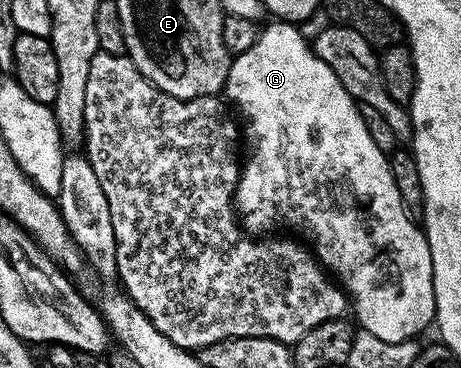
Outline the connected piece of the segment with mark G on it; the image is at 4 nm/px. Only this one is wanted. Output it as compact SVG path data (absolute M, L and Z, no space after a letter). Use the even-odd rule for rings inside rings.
M283 20L273 21L273 26L264 26L261 29L259 36L256 37L256 42L250 48L246 48L246 52L242 52L241 54L235 55L232 60L232 67L230 68L230 72L228 73L228 79L226 80L226 84L223 88L223 93L225 95L228 94L227 101L231 103L233 107L234 105L240 109L239 117L242 119L244 117L244 122L248 125L248 134L252 137L252 155L247 155L246 161L243 163L242 169L240 171L240 179L238 180L238 184L236 185L236 196L234 199L234 209L238 215L239 221L242 223L245 231L249 235L252 236L264 236L269 232L275 231L272 230L275 226L289 226L292 230L300 230L299 237L303 239L305 243L310 247L313 254L316 255L321 266L327 268L330 271L331 277L335 279L337 283L342 287L349 303L351 313L356 313L355 321L358 323L360 321L359 329L363 331L365 334L369 334L370 336L378 336L378 340L386 340L387 342L406 342L412 339L415 339L416 334L420 334L423 332L427 326L431 327L433 325L435 316L436 316L436 301L434 300L434 280L432 279L432 257L430 256L430 248L428 247L428 237L425 236L423 229L419 225L416 226L414 223L413 215L409 214L407 210L404 208L404 201L402 200L402 196L398 192L398 188L396 187L396 181L394 180L394 176L392 175L392 171L390 169L389 159L386 157L385 151L382 151L378 148L378 144L374 144L374 140L370 140L370 132L366 128L366 124L364 123L364 115L362 113L361 107L358 105L356 99L351 98L350 95L346 92L346 88L342 84L342 80L338 80L338 76L334 76L334 72L330 68L330 64L326 64L320 57L316 55L315 50L312 49L309 39L306 37L303 38L300 35L301 27L299 25L293 24L291 22L286 22Z

